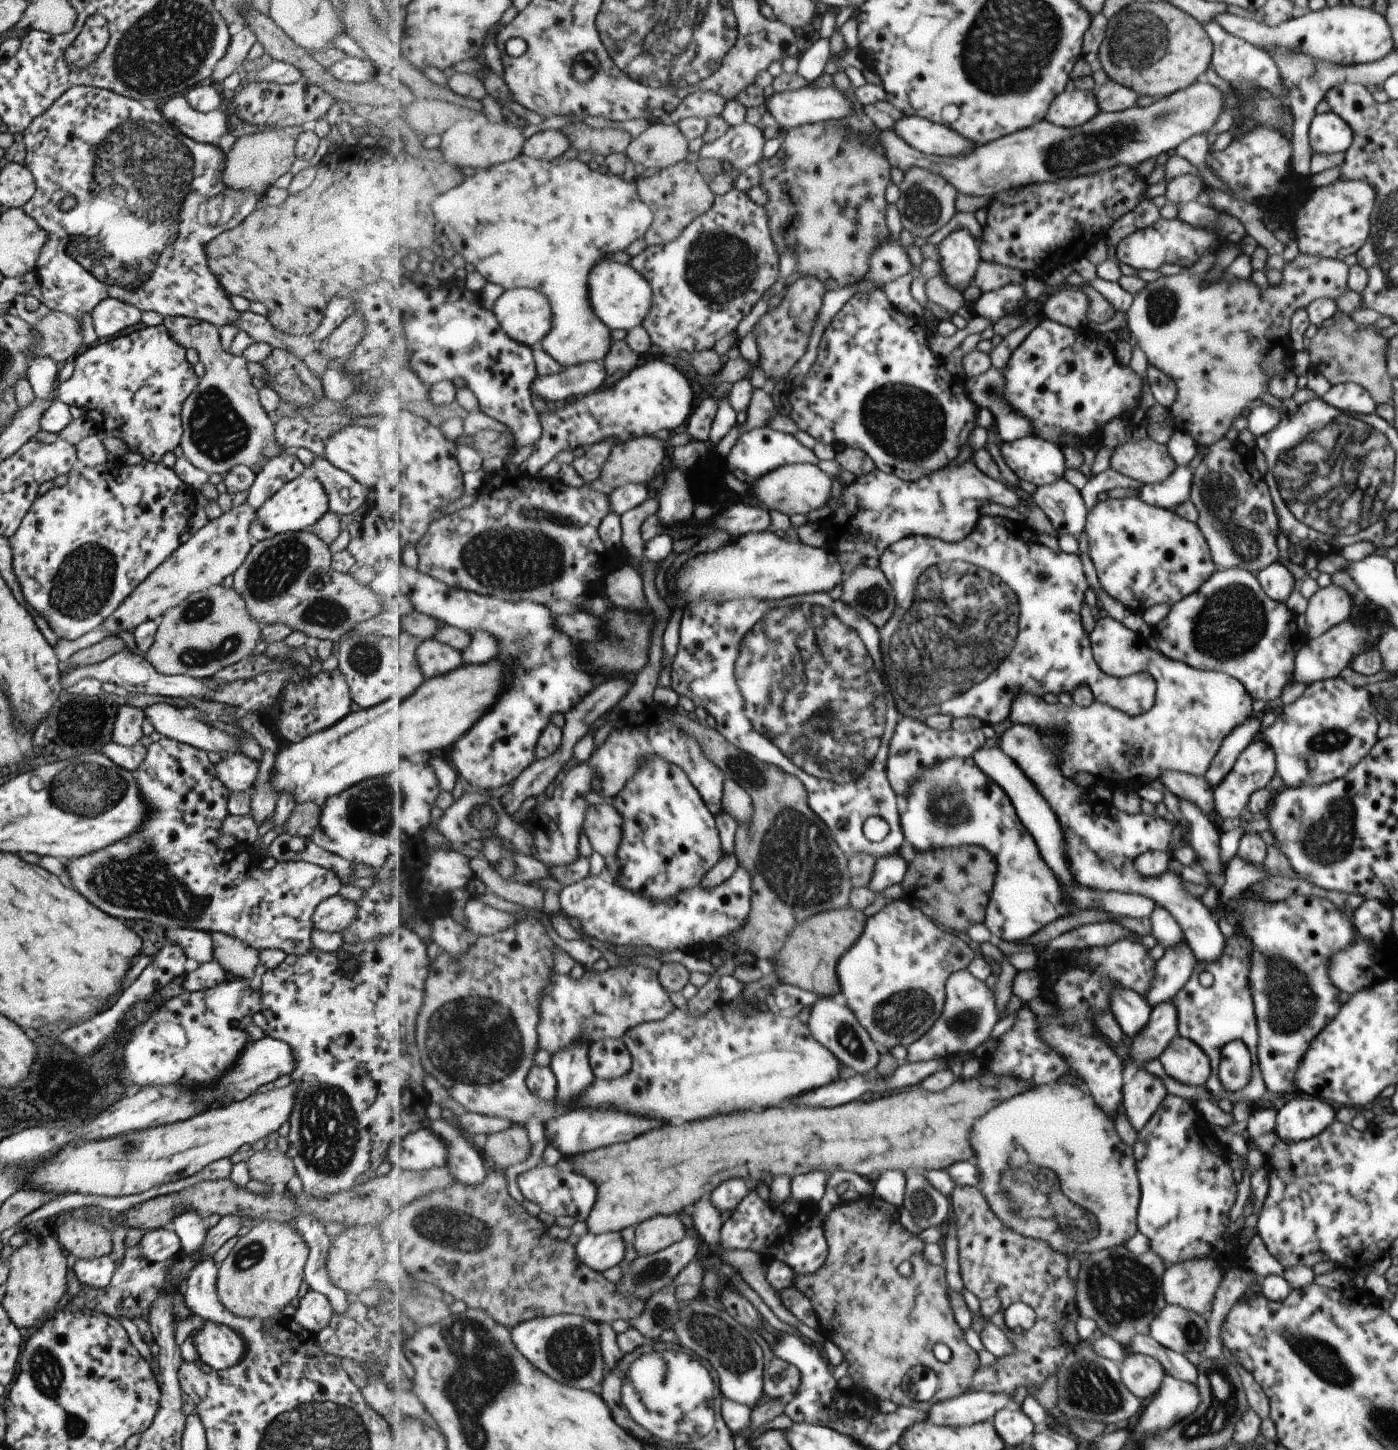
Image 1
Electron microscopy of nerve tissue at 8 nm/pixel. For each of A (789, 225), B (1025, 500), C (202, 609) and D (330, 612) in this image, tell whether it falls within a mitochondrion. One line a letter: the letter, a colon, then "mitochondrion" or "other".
A: other
B: other
C: mitochondrion
D: mitochondrion

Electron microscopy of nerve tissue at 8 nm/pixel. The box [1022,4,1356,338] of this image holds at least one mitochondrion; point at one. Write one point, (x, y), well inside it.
(1139, 39)

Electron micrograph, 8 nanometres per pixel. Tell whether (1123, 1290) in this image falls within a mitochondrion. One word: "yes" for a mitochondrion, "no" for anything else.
yes

